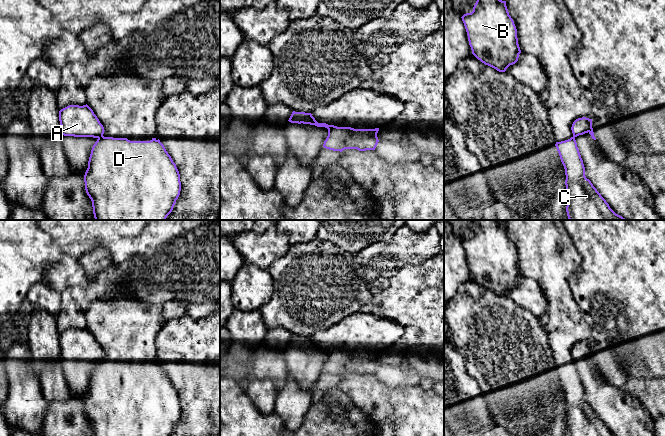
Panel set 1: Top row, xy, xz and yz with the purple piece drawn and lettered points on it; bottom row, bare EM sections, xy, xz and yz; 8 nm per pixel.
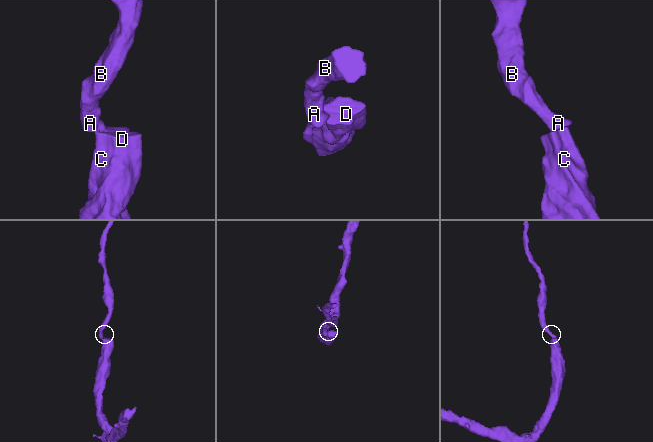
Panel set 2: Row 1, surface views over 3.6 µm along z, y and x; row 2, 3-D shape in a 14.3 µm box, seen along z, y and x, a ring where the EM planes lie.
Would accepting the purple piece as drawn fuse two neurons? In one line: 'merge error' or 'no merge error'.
merge error

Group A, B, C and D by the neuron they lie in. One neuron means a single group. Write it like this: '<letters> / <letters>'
A B / C D

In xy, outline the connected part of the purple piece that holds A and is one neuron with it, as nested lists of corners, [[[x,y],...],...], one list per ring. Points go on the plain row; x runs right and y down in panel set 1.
[[[86,328],[69,329],[59,335],[61,358],[74,361],[103,360],[104,351],[93,334]]]

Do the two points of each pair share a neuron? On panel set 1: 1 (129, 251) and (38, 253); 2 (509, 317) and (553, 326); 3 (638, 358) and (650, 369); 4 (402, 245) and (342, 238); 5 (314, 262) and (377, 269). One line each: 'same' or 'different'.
1: same
2: different
3: same
4: same
5: different

